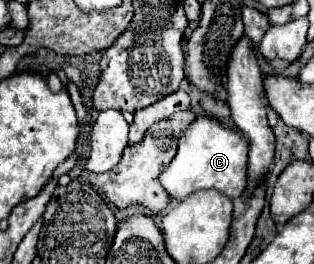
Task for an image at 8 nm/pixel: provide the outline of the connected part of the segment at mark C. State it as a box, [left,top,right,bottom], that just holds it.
[160,116,248,200]

